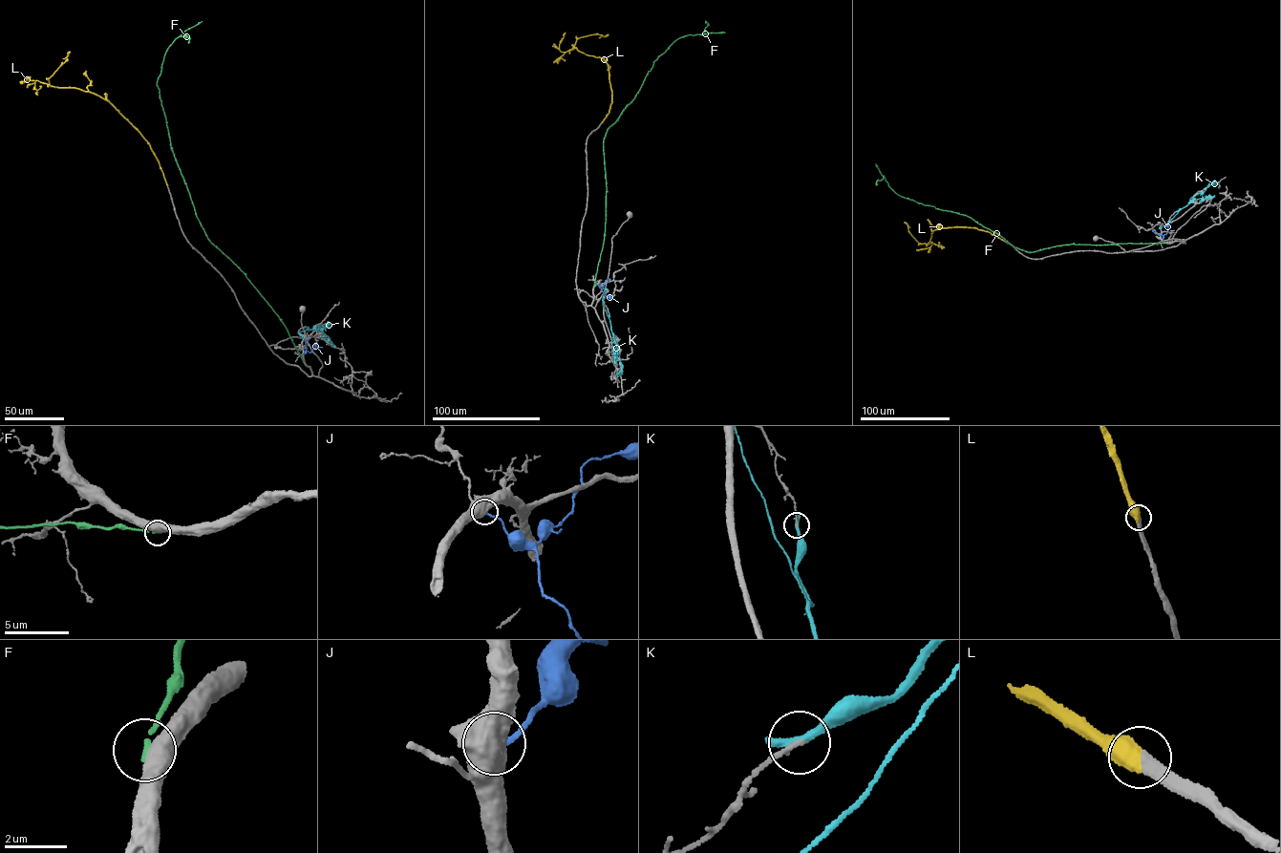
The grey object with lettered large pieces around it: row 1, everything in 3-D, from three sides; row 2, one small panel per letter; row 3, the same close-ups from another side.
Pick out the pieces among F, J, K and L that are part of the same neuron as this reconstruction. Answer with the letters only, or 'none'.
L

